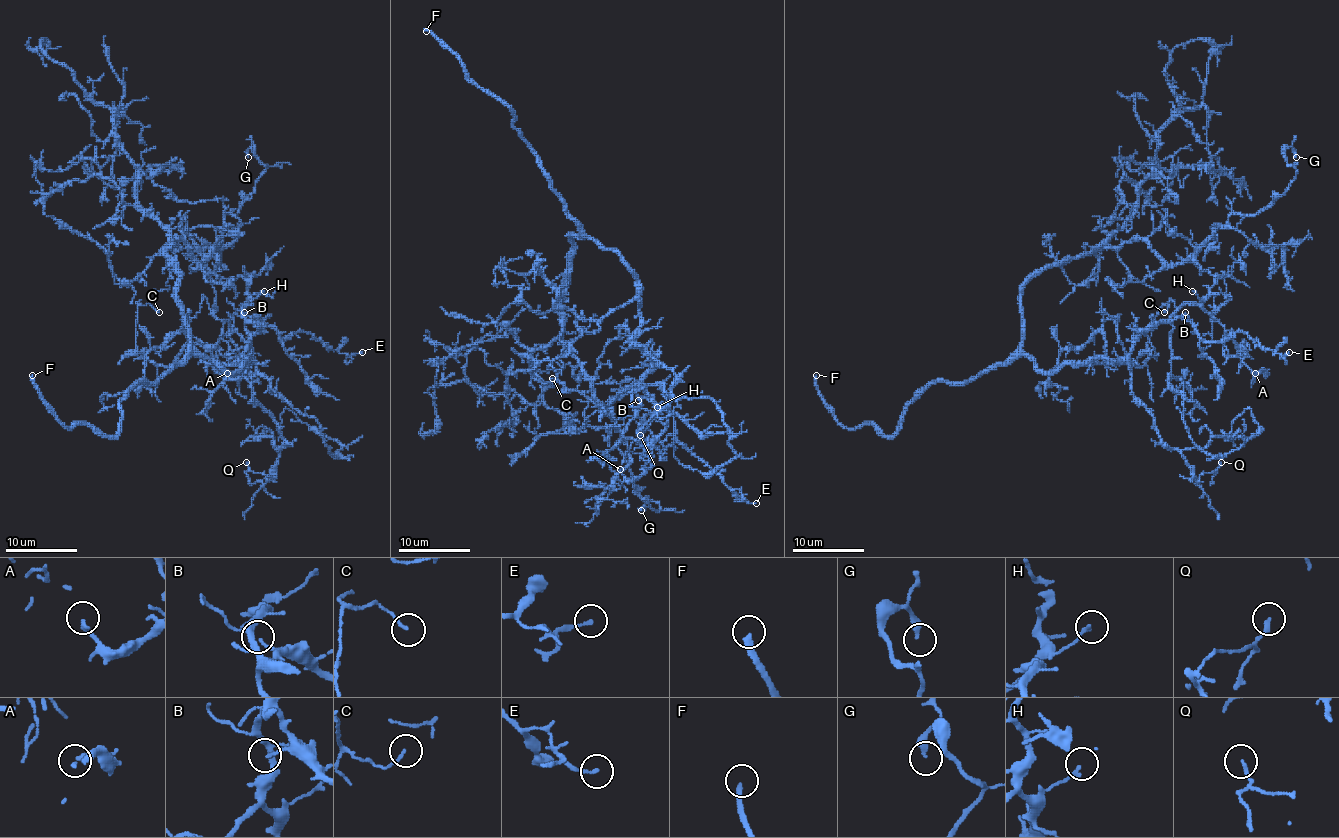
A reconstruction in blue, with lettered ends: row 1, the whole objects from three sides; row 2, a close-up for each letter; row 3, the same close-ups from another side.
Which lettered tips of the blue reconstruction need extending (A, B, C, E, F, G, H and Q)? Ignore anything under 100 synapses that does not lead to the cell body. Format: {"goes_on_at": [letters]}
{"goes_on_at": ["F"]}

